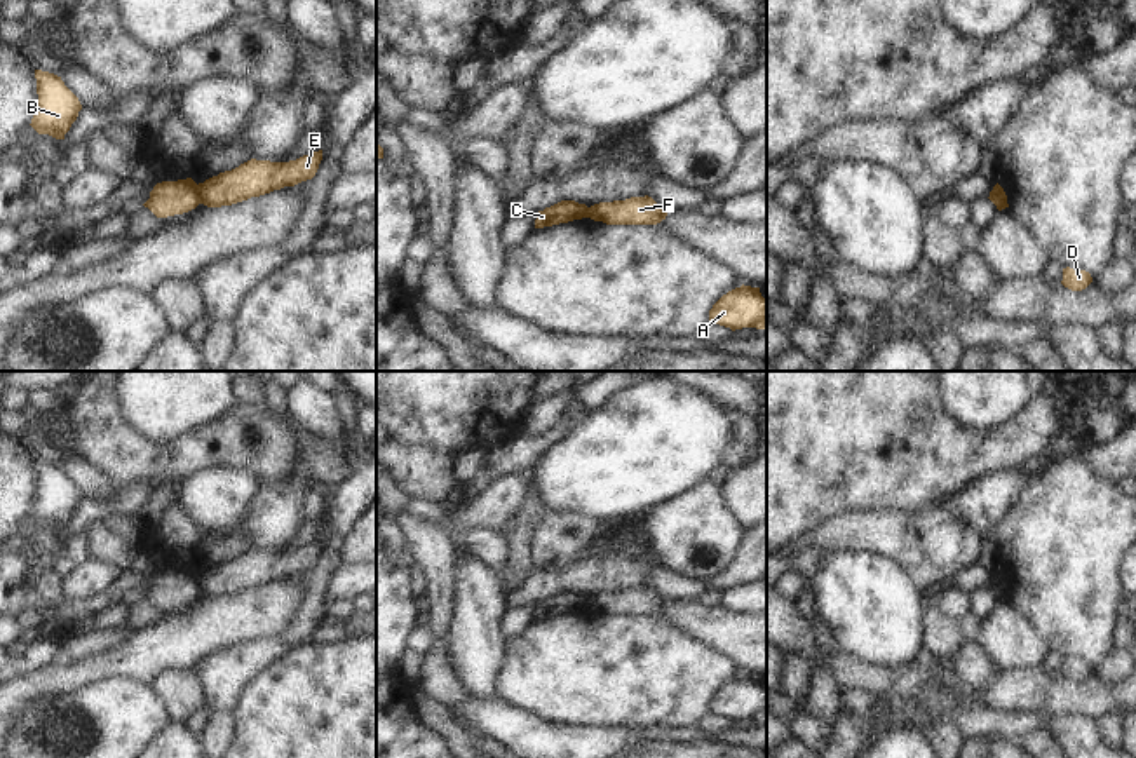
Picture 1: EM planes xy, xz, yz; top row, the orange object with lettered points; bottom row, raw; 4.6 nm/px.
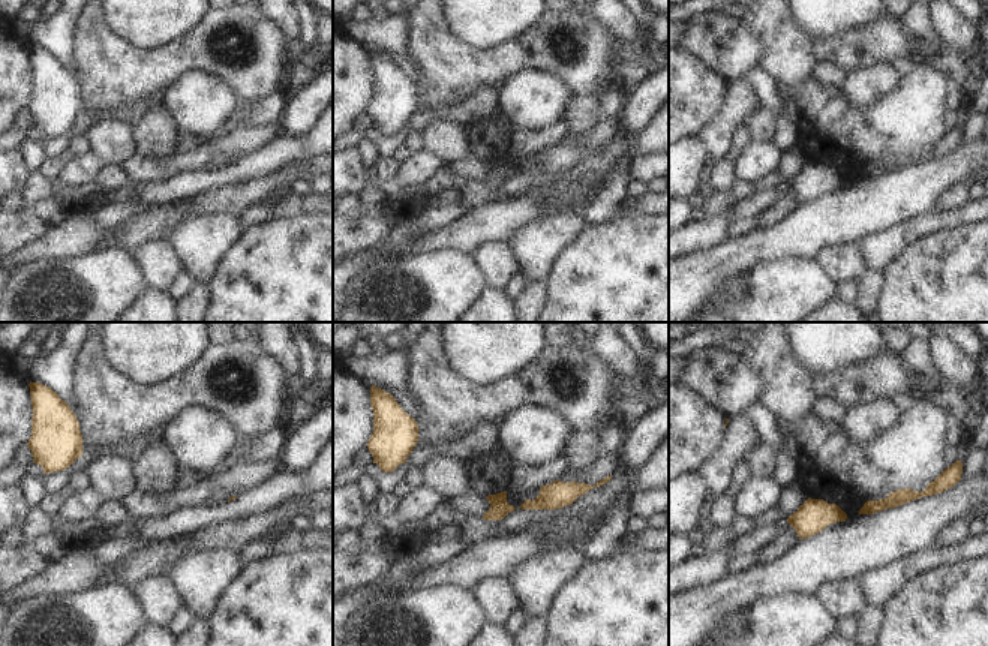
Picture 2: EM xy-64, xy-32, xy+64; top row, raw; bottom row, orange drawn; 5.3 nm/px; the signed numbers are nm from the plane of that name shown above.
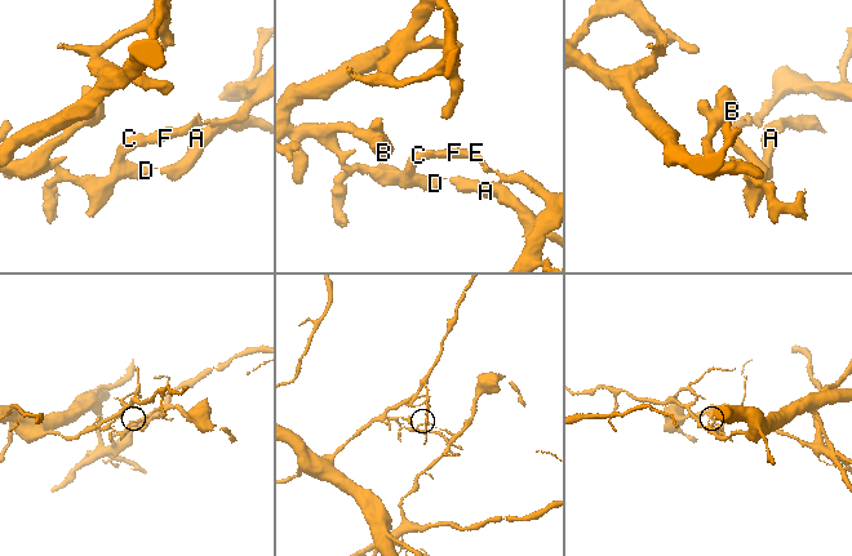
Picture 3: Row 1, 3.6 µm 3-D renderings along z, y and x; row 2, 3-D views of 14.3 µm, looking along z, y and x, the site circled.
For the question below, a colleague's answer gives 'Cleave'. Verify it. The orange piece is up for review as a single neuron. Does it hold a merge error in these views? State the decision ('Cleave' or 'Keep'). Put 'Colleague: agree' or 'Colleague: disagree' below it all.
Cleave.
Colleague: agree

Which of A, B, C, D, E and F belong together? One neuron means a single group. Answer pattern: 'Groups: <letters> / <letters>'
Groups: A B C D / E F.

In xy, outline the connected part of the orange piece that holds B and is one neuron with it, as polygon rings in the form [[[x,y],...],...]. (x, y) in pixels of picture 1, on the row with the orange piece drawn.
[[[35,70],[38,103],[31,118],[31,127],[38,134],[64,139],[71,124],[77,120],[82,105],[64,85],[61,77]]]

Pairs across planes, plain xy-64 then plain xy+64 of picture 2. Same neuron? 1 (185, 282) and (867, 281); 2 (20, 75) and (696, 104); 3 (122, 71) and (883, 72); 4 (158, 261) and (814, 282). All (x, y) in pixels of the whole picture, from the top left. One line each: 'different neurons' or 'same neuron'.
1: different neurons
2: same neuron
3: different neurons
4: different neurons

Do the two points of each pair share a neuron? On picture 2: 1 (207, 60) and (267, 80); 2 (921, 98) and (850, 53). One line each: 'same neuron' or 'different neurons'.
1: same neuron
2: same neuron

